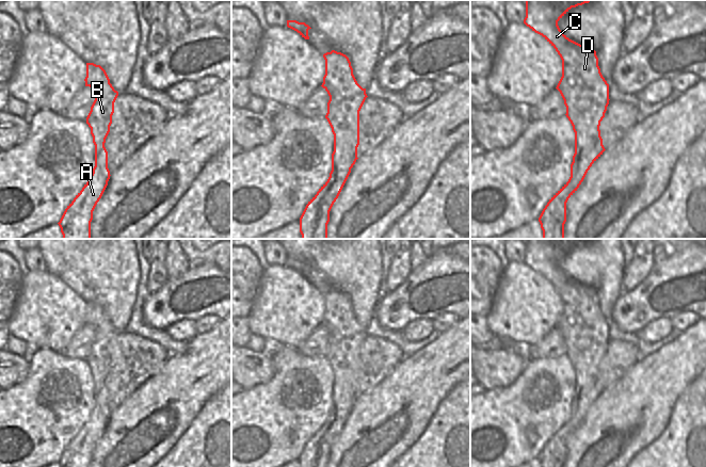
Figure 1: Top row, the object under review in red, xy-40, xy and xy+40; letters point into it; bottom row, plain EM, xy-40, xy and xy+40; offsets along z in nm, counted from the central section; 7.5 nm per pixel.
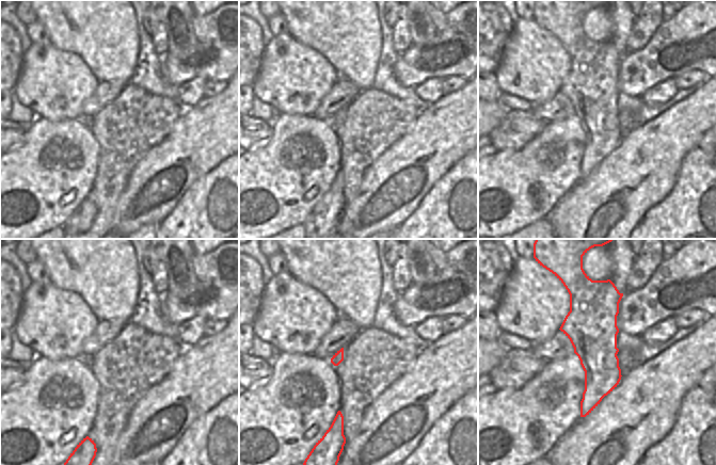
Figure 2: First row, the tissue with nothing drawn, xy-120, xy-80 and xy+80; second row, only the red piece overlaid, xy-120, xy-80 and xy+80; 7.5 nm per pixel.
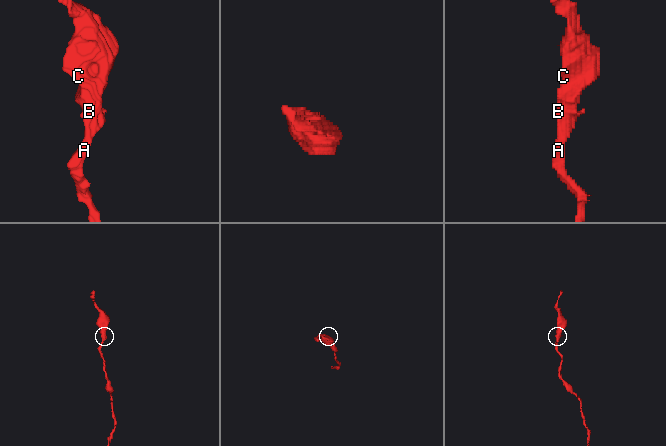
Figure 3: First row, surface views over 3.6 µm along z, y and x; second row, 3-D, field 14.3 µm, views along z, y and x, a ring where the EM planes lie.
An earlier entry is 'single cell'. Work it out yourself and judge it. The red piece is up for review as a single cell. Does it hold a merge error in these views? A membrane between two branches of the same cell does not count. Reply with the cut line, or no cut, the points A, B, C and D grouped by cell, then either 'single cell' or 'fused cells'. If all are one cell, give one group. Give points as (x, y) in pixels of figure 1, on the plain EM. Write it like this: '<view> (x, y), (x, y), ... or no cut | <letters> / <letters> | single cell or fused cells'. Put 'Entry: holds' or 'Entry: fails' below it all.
no cut | A B C D | single cell
Entry: holds

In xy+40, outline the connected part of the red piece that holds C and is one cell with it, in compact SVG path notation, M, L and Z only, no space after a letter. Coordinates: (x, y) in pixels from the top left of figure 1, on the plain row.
M526 239L524 262L542 274L556 288L562 299L562 316L556 327L564 339L565 354L575 371L575 392L571 403L571 416L543 448L539 456L541 467L564 467L568 437L577 430L592 403L606 389L603 384L599 365L610 339L609 323L600 311L596 290L569 278L558 264L558 260L572 246L590 240L592 239Z

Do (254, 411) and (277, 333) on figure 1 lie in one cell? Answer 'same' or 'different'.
different

